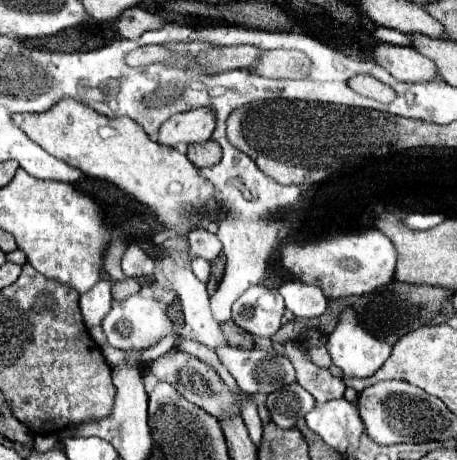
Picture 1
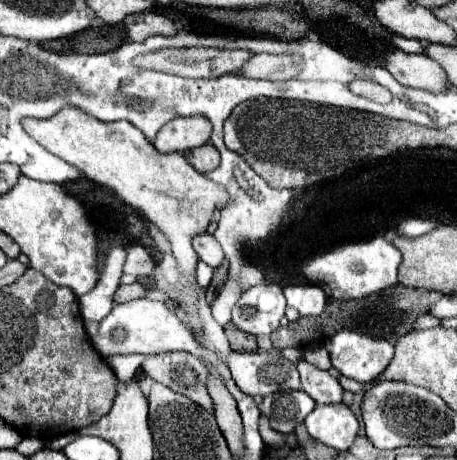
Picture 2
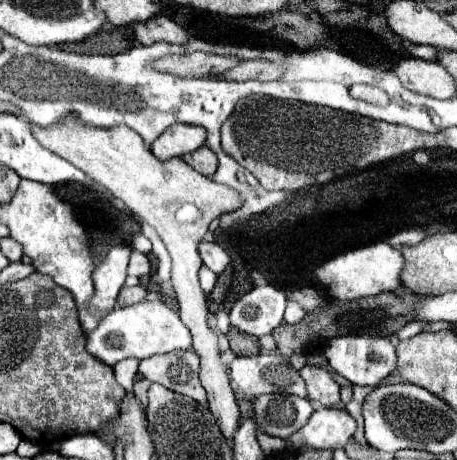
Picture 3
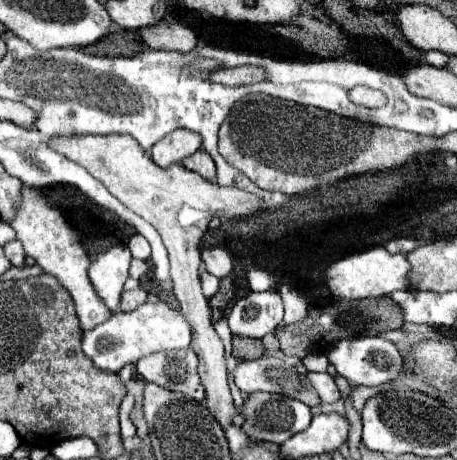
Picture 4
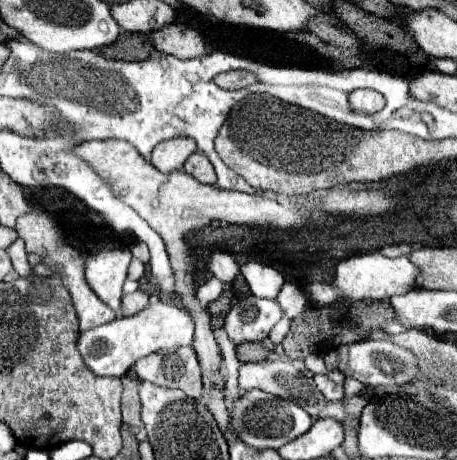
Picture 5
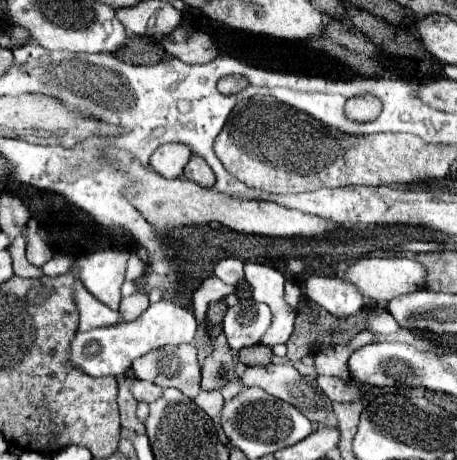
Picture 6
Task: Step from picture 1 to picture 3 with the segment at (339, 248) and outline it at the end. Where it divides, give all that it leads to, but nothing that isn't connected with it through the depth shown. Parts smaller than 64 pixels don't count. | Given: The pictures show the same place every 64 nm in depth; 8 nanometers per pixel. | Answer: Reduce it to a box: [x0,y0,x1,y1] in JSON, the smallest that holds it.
[314,240,404,300]

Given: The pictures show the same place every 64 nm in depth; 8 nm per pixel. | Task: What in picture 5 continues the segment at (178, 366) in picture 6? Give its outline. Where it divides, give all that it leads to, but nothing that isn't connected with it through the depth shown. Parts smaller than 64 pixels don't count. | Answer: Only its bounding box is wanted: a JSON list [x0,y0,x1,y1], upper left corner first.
[134,346,202,398]

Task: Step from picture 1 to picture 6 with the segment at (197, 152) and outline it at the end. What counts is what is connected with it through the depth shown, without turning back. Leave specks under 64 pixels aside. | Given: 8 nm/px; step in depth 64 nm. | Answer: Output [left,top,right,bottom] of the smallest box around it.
[184,156,214,188]

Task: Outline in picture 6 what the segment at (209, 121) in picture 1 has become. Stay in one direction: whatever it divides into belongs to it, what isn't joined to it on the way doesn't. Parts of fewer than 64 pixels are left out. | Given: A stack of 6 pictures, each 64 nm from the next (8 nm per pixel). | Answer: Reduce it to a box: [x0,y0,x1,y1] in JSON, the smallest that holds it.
[150,144,192,178]

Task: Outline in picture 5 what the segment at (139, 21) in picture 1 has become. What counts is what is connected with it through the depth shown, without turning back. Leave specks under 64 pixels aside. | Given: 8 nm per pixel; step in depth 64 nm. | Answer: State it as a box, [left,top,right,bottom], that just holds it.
[148,22,208,60]

